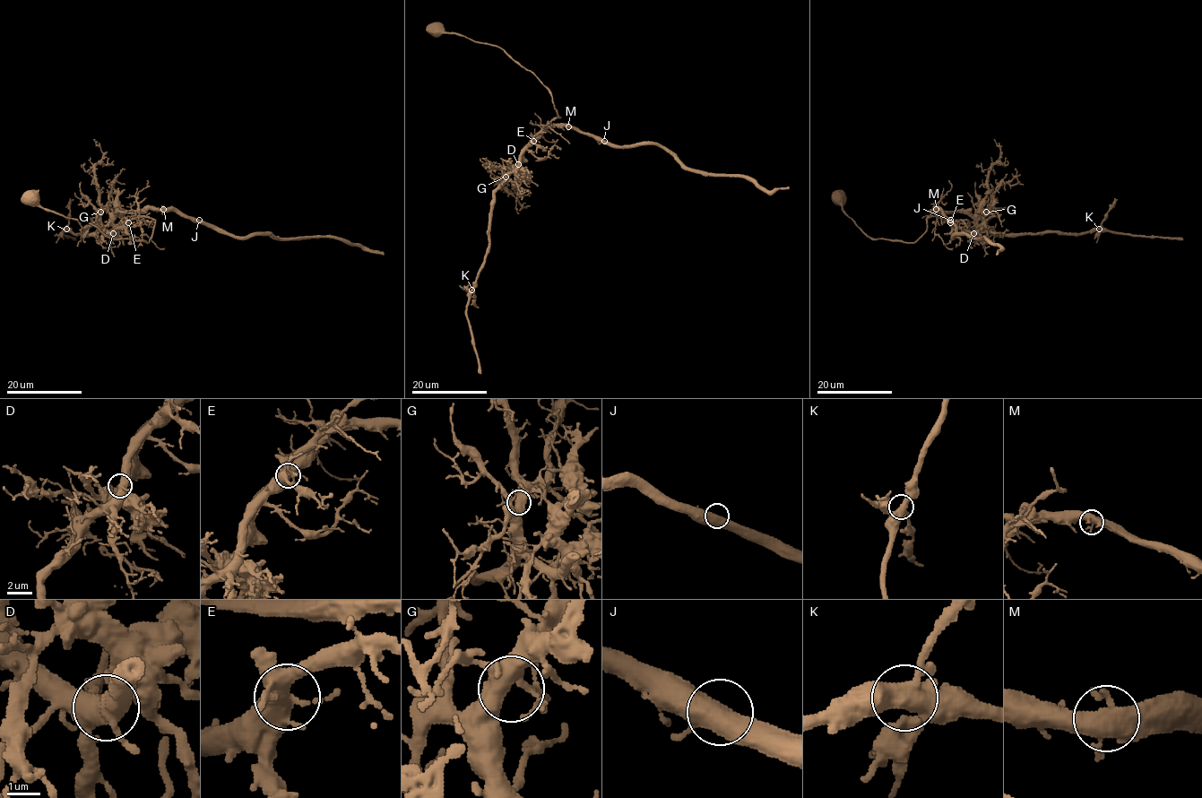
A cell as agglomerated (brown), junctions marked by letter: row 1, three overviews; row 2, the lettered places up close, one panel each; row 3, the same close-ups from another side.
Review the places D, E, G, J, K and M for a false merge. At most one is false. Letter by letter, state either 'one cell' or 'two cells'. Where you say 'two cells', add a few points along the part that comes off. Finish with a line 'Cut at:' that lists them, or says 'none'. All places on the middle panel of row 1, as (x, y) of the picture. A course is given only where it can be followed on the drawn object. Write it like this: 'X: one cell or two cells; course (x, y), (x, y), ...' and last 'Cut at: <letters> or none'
D: two cells; course (517, 164), (548, 127), (571, 125), (618, 145), (663, 146), (687, 167), (751, 177), (768, 191), (788, 186)
E: one cell
G: one cell
J: one cell
K: one cell
M: one cell
Cut at: D

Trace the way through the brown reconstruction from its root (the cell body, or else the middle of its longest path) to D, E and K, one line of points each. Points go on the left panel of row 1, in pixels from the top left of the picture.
D: (32, 199), (43, 207), (67, 218), (88, 221), (113, 238), (148, 242), (155, 221), (136, 216), (112, 234)
E: (32, 199), (45, 208), (95, 225), (108, 238), (148, 242), (155, 221), (136, 216), (128, 222)
K: (32, 199), (113, 238), (148, 242), (155, 221), (136, 216), (112, 233), (66, 229)

